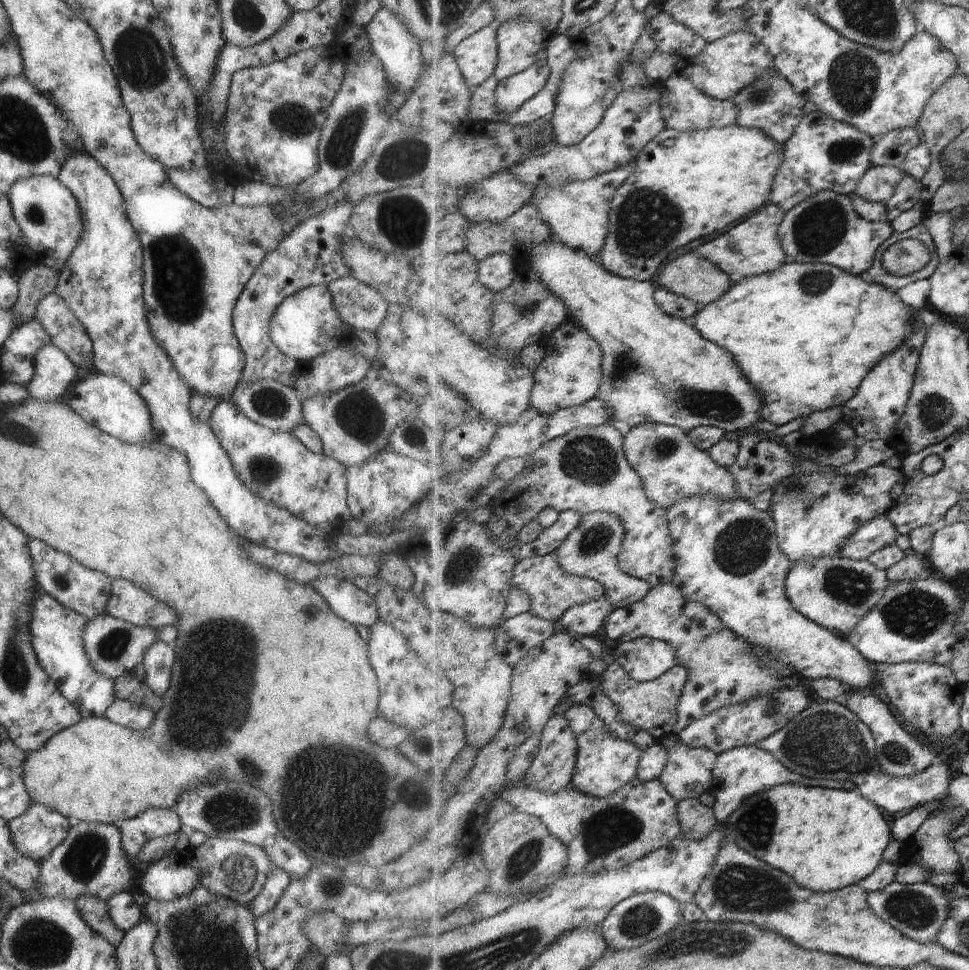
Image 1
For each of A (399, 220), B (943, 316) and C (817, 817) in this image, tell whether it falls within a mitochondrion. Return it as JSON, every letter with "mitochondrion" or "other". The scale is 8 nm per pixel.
{"A":"mitochondrion","B":"other","C":"other"}

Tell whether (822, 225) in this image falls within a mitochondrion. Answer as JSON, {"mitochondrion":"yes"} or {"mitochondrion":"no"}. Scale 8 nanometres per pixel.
{"mitochondrion":"yes"}

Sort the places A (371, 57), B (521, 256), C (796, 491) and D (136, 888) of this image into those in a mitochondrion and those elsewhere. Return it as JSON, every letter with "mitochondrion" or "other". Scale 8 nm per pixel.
{"A":"other","B":"other","C":"mitochondrion","D":"other"}

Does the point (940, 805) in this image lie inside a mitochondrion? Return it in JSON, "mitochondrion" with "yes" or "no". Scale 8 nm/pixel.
{"mitochondrion":"no"}

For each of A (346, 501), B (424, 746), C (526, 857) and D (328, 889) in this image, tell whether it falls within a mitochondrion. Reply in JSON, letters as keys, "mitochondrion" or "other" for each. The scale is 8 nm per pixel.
{"A":"other","B":"mitochondrion","C":"mitochondrion","D":"mitochondrion"}

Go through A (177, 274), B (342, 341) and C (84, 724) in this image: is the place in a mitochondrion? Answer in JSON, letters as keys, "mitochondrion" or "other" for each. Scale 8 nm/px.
{"A":"mitochondrion","B":"other","C":"other"}

